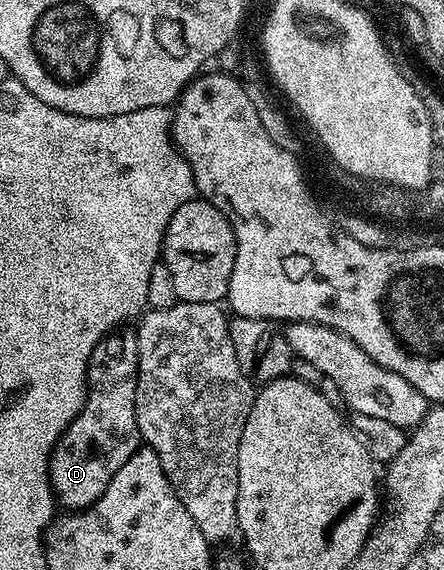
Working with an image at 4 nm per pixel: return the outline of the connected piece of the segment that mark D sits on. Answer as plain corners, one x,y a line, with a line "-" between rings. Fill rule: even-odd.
109,335
104,340
96,344
96,349
92,352
91,368
95,375
89,376
86,382
86,392
84,395
84,409
80,412
66,427
66,431
60,435
56,441
56,446
52,449
52,454
48,457
48,482
52,485
53,494
61,506
65,505
65,510
79,511
88,509
102,495
102,491
106,491
106,487
110,483
110,479
114,479
114,471
118,471
118,467
122,467
122,463
126,463
126,459
130,459
130,455
134,455
134,451
141,448
142,438
138,431
138,419
136,418
136,379
135,376
128,377
104,377
108,373
108,364
115,359
120,353
120,341
116,335

